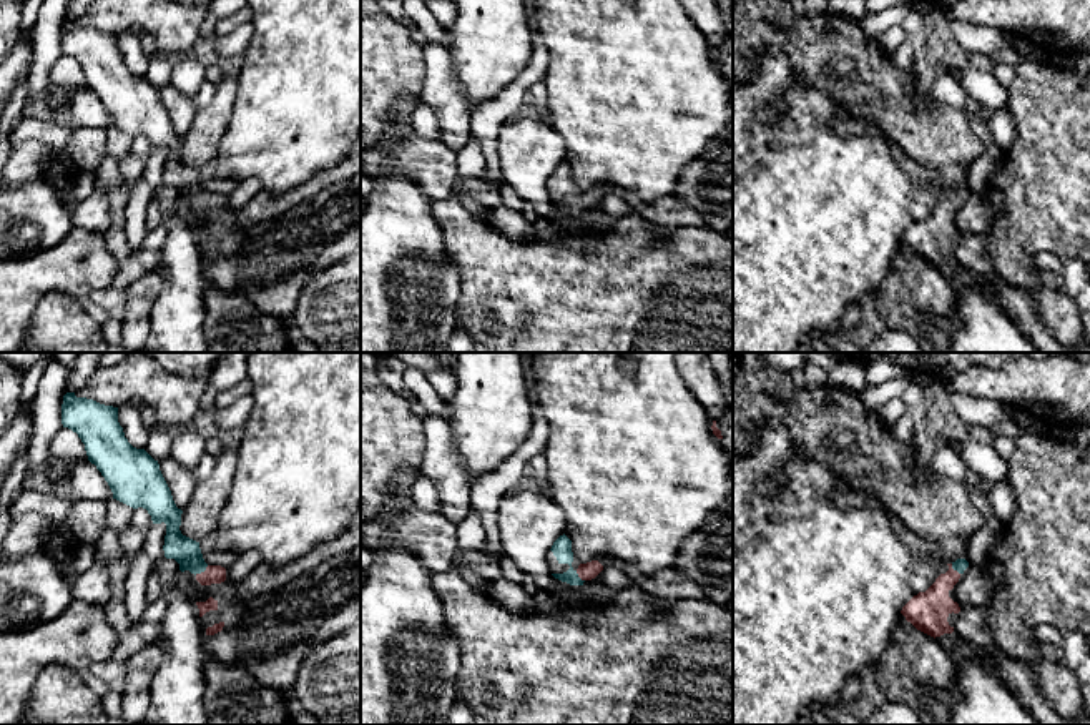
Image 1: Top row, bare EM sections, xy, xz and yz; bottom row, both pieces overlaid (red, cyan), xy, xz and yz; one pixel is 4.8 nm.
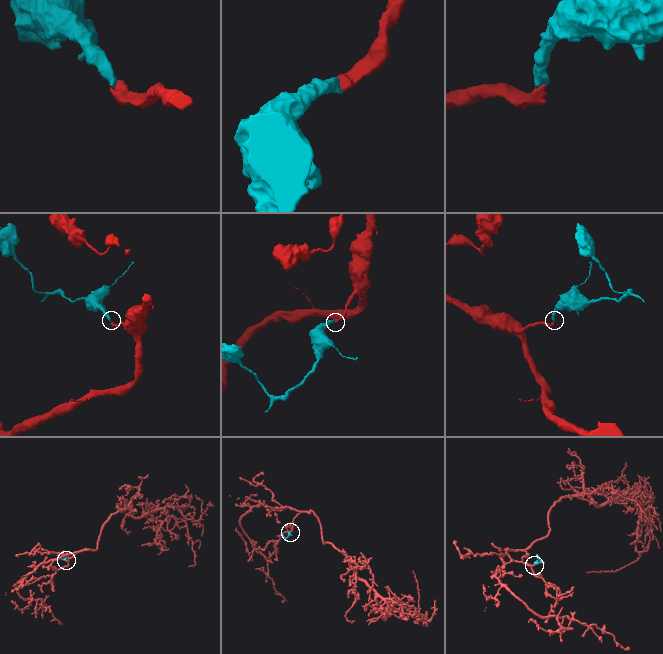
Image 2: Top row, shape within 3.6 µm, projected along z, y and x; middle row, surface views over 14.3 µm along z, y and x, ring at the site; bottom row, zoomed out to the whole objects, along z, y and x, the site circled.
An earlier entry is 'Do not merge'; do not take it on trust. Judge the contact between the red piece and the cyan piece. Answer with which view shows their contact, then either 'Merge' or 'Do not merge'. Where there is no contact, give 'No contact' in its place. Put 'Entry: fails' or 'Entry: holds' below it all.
Touches red in xy. Merge
Entry: fails

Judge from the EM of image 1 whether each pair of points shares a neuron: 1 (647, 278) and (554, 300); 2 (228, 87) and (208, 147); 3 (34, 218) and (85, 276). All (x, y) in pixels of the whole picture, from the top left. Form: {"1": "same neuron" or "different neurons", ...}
{"1": "same neuron", "2": "same neuron", "3": "different neurons"}

